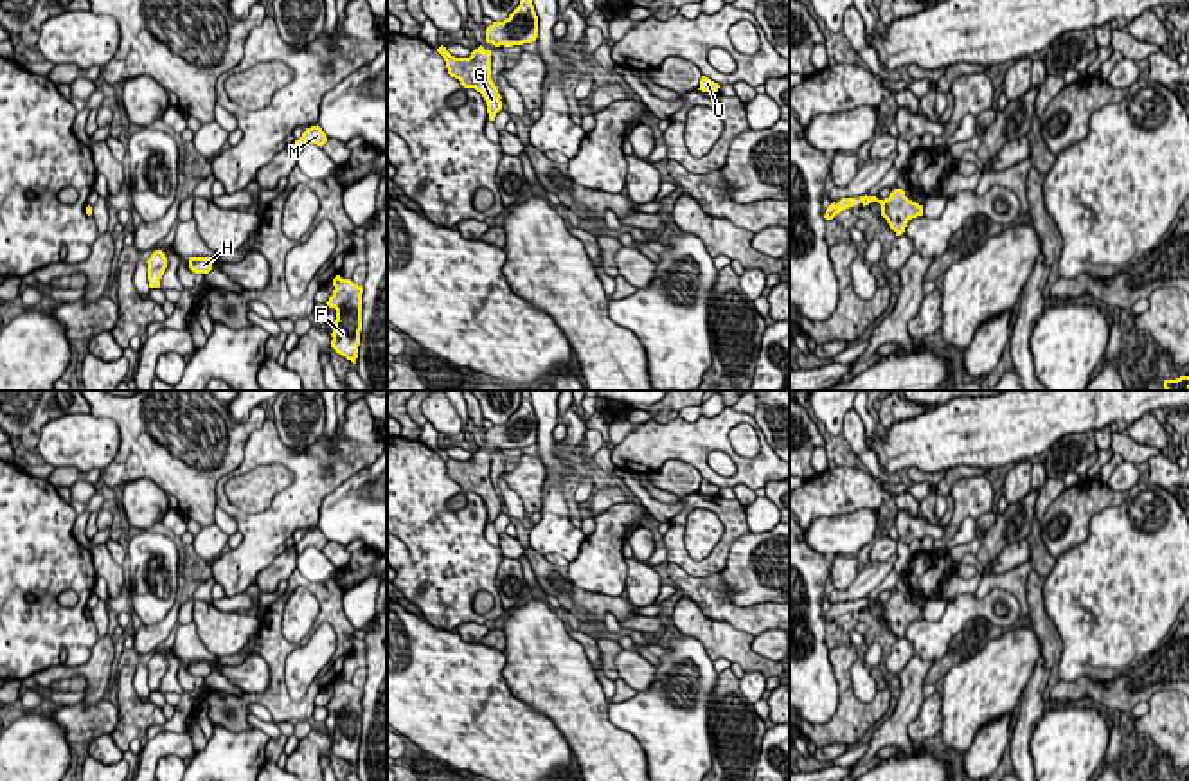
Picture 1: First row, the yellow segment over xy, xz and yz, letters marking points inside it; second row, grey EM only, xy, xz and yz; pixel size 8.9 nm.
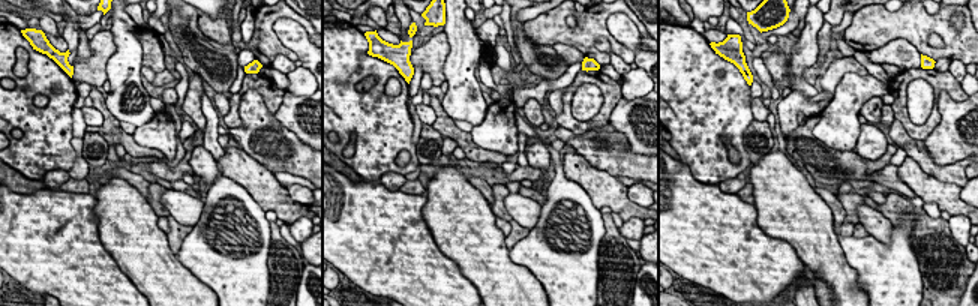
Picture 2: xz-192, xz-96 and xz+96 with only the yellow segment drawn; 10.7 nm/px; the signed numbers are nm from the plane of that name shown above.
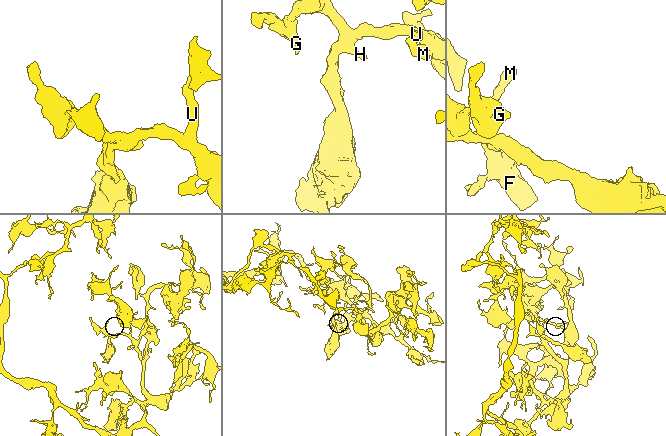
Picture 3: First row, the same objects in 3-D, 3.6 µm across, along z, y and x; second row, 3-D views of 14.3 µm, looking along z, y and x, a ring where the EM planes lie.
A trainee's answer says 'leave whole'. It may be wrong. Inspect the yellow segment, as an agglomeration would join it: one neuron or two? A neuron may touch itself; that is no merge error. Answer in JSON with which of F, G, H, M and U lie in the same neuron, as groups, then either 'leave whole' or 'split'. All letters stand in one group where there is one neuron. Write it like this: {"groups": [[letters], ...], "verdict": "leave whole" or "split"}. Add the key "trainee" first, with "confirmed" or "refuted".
{"trainee": "confirmed", "groups": [["F", "G", "H", "M", "U"]], "verdict": "leave whole"}

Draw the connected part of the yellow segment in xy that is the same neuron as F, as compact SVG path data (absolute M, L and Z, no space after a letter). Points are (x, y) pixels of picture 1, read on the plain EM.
M340 678L333 682L333 689L333 698L326 705L329 711L336 713L331 750L356 767L362 734L363 691L354 687L351 682L342 682Z

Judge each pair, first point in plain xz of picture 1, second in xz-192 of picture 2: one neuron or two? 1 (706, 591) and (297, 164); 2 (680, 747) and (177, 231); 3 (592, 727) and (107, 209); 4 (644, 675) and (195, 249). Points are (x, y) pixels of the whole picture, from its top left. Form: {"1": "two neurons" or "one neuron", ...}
{"1": "one neuron", "2": "two neurons", "3": "one neuron", "4": "two neurons"}

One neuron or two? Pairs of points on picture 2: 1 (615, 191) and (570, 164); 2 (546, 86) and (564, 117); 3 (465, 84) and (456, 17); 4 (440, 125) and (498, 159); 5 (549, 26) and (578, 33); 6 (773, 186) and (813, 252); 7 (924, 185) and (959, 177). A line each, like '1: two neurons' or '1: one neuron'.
1: one neuron
2: two neurons
3: one neuron
4: one neuron
5: one neuron
6: one neuron
7: two neurons

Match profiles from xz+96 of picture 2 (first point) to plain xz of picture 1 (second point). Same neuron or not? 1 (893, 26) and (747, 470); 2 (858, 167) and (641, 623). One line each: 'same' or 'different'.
1: same
2: different

